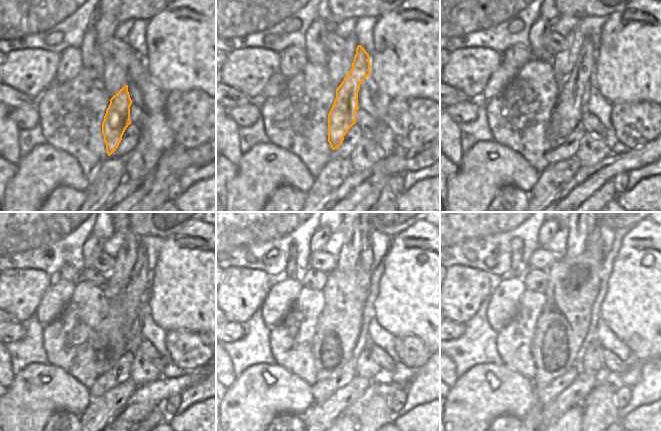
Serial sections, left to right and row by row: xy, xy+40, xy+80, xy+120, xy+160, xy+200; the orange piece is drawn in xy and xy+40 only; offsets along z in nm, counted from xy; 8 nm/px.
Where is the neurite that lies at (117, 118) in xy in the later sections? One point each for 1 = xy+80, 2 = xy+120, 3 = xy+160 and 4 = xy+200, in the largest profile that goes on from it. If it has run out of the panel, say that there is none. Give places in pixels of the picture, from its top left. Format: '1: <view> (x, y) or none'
1: xy+80 (566, 116)
2: xy+120 (138, 285)
3: xy+160 (364, 269)
4: xy+200 (593, 242)

